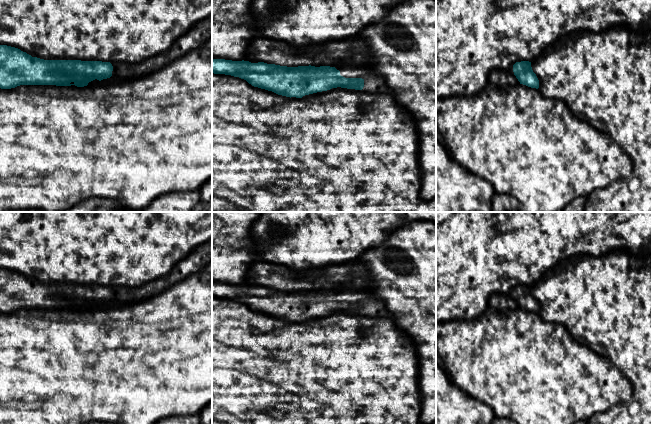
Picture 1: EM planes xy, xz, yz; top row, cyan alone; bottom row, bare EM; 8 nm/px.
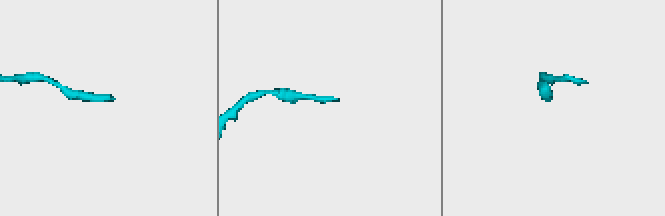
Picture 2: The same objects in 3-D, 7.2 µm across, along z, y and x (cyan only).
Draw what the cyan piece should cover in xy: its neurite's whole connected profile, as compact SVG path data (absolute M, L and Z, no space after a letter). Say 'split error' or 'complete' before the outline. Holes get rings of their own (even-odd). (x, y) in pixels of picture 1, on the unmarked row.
split error; M0 269L0 312L11 313L20 309L56 309L94 311L116 307L116 300L142 302L165 292L175 281L175 274L145 283L138 289L124 286L102 286L81 284L44 284L32 281L18 272Z

